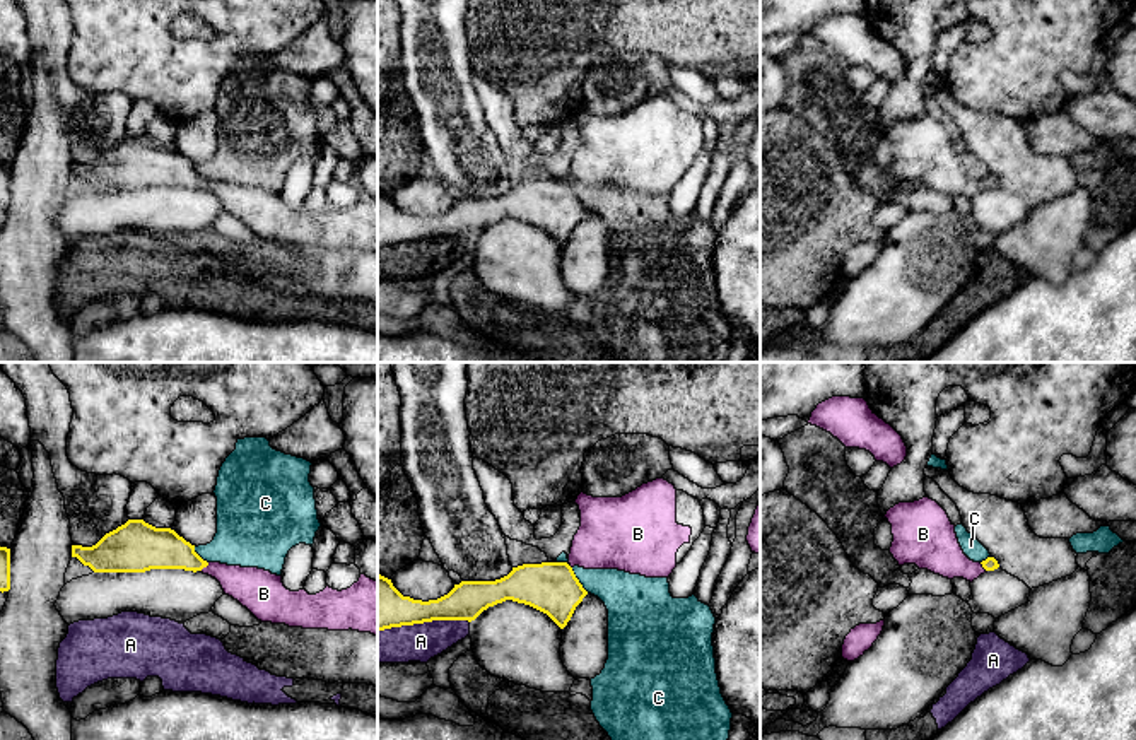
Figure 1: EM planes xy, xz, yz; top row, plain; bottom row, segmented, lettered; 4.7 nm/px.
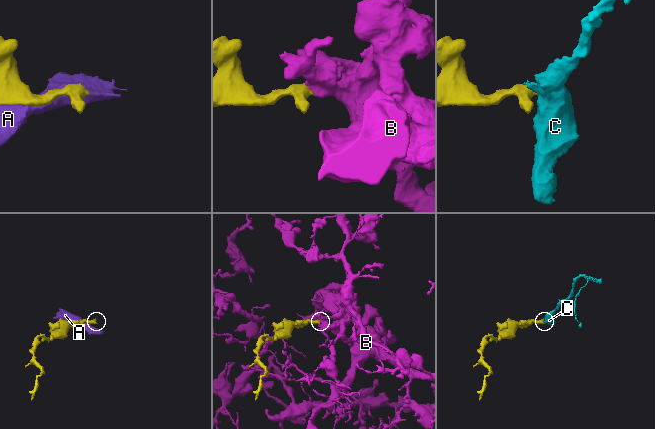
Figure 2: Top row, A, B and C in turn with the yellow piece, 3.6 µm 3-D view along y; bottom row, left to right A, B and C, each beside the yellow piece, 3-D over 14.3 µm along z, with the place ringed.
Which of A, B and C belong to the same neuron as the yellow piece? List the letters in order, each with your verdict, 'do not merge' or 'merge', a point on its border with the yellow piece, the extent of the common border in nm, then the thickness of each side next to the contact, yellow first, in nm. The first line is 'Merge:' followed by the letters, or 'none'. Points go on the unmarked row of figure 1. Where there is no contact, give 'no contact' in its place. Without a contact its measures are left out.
Merge: B
A: do not merge; meets yellow in xz at (422, 240); contact 440 nm long; 240 nm thick on the yellow side, 180 nm on the other
B: merge; meets yellow in xy at (204, 183); contact 60 nm long; 190 nm thick on the yellow side, 190 nm on the other
C: do not merge; meets yellow in xz at (578, 197); contact 150 nm long; 240 nm thick on the yellow side, 220 nm on the other

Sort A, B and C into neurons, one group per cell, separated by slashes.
A / B / C

